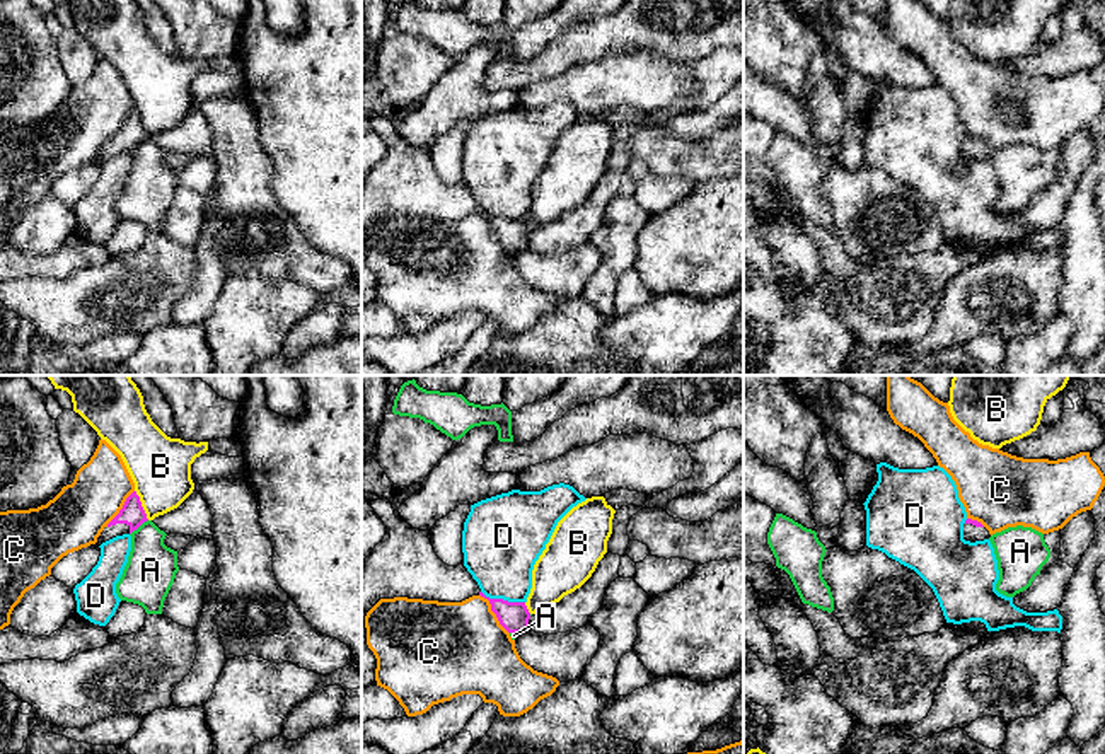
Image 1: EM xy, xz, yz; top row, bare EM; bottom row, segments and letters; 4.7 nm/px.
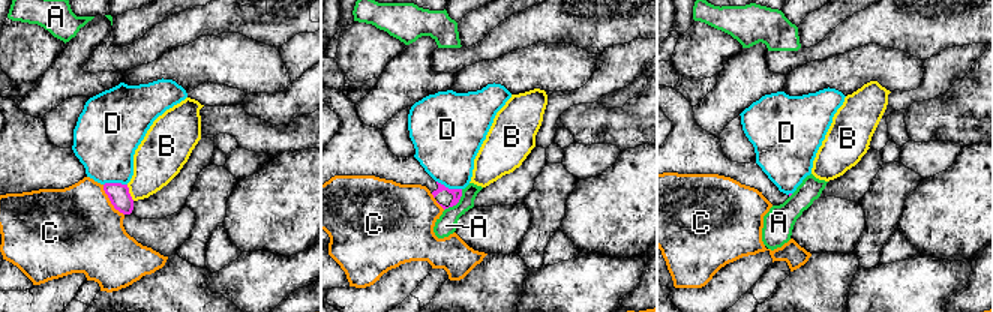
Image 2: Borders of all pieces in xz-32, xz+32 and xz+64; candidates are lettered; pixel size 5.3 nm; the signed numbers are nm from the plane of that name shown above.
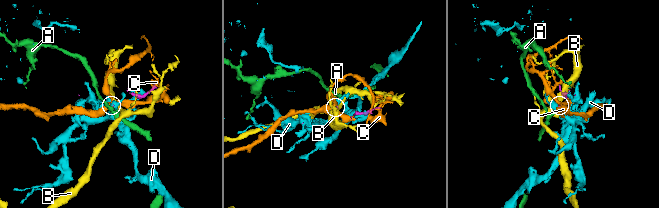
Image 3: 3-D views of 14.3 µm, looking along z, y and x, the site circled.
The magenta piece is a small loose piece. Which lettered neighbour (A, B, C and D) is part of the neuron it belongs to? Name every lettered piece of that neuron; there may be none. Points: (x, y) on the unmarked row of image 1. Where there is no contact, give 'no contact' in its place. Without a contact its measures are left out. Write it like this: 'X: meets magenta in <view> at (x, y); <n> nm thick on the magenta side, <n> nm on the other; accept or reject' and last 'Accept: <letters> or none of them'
A: meets magenta in xy at (138, 144); 120 nm thick on the magenta side, 240 nm on the other; reject
B: meets magenta in xy at (140, 123); 120 nm thick on the magenta side, 280 nm on the other; reject
C: meets magenta in xz at (493, 229); 140 nm thick on the magenta side, 440 nm on the other; reject
D: meets magenta in xz at (502, 217); 140 nm thick on the magenta side, 360 nm on the other; reject
Accept: none of them

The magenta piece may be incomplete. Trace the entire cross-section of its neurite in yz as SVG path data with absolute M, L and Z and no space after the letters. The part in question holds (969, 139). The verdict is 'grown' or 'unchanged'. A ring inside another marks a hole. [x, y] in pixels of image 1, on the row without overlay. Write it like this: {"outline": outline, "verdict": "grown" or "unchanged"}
{"outline": "M967 136L963 142L963 157L975 160L975 159L984 159L989 157L991 152L989 148L977 138Z", "verdict": "grown"}

